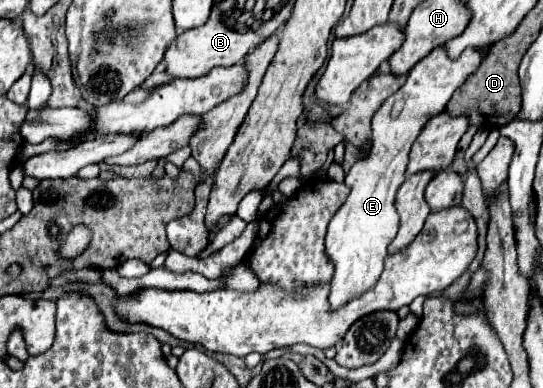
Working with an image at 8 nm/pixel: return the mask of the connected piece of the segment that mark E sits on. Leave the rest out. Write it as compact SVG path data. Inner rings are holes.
M439 45L409 71L405 85L375 113L367 157L359 159L345 175L345 183L351 187L351 193L331 219L325 237L327 255L335 263L329 295L331 309L345 305L349 299L361 295L377 283L383 271L383 259L387 257L387 247L399 229L395 195L405 181L409 149L425 123L445 109L455 89L467 81L469 73L475 73L481 61L483 57L479 57L475 49L465 49L457 59L449 59L443 45Z

